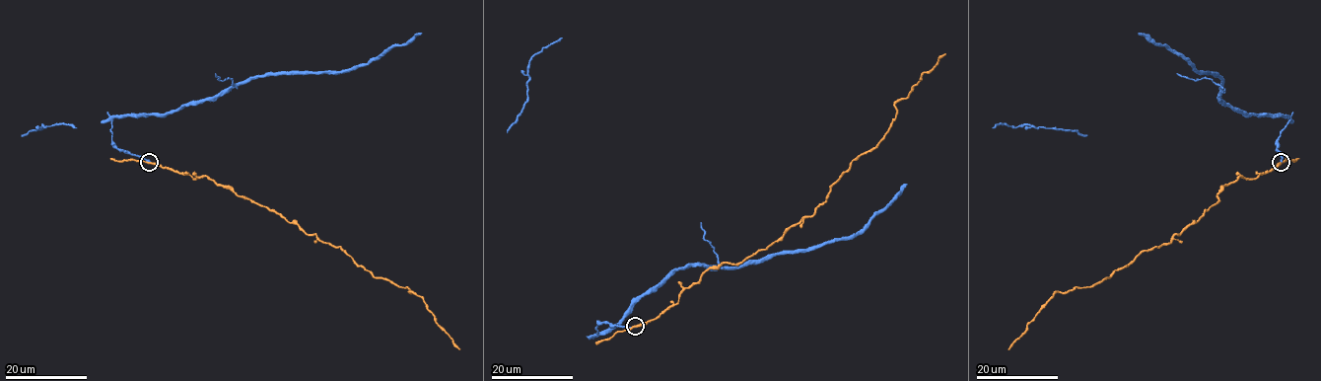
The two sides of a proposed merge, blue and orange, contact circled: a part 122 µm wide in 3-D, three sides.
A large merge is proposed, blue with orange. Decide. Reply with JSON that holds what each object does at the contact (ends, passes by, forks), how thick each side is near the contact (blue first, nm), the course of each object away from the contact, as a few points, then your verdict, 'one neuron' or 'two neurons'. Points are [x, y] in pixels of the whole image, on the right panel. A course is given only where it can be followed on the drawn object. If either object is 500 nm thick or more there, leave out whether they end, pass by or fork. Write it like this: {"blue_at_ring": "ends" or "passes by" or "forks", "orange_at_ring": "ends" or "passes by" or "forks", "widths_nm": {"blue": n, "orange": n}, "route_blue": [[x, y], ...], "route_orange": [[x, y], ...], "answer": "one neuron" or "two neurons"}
{"blue_at_ring": "ends", "orange_at_ring": "passes by", "widths_nm": {"blue": 240, "orange": 280}, "route_blue": [[1280, 162], [1278, 137], [1289, 118], [1232, 109], [1220, 99], [1216, 75], [1199, 73], [1168, 47], [1139, 33]], "route_orange": [[1280, 162], [1255, 179], [1225, 185], [1218, 201], [1171, 242], [1142, 251], [1091, 286], [1056, 291], [1008, 349]], "answer": "two neurons"}

